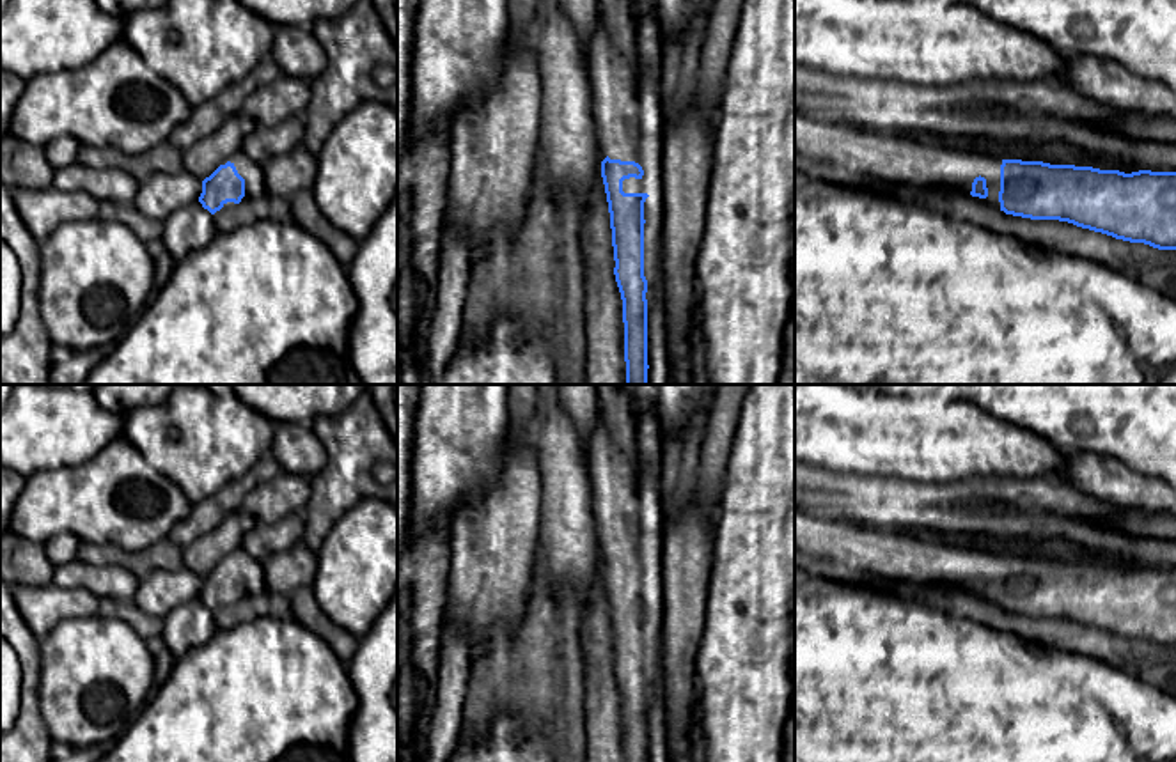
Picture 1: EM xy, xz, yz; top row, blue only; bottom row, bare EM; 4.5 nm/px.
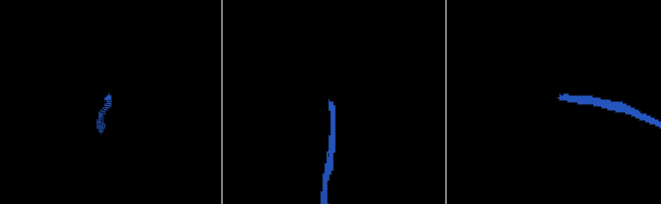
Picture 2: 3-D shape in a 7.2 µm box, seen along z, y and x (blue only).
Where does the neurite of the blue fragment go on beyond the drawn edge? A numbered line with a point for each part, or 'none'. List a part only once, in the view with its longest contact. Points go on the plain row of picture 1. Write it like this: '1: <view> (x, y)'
1: xz (628, 513)

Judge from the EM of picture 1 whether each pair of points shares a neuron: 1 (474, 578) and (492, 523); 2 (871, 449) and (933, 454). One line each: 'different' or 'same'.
1: same
2: same

